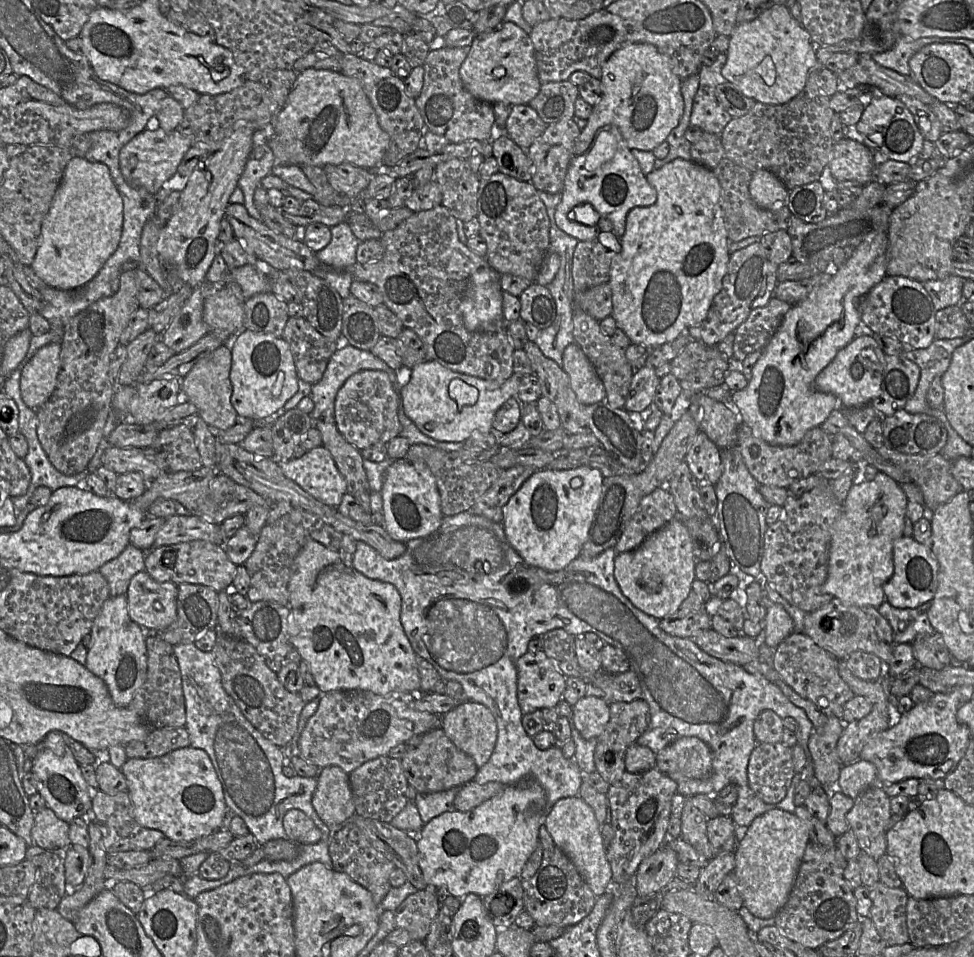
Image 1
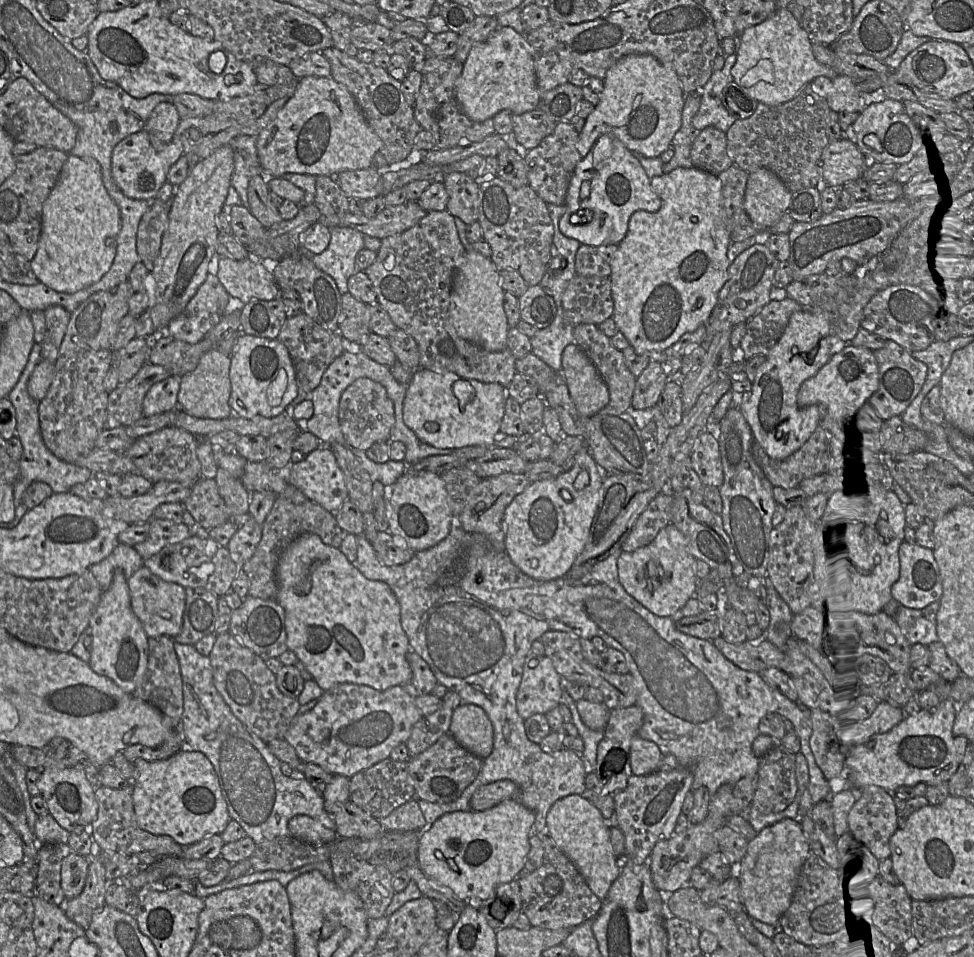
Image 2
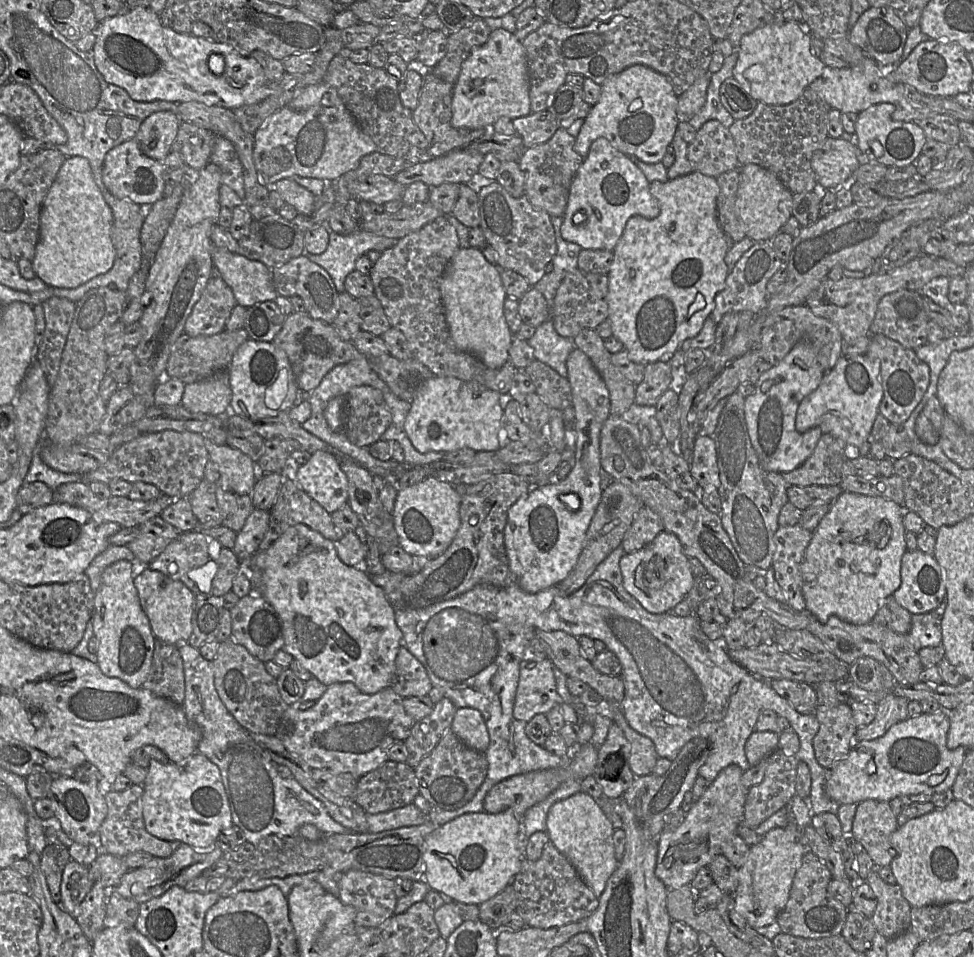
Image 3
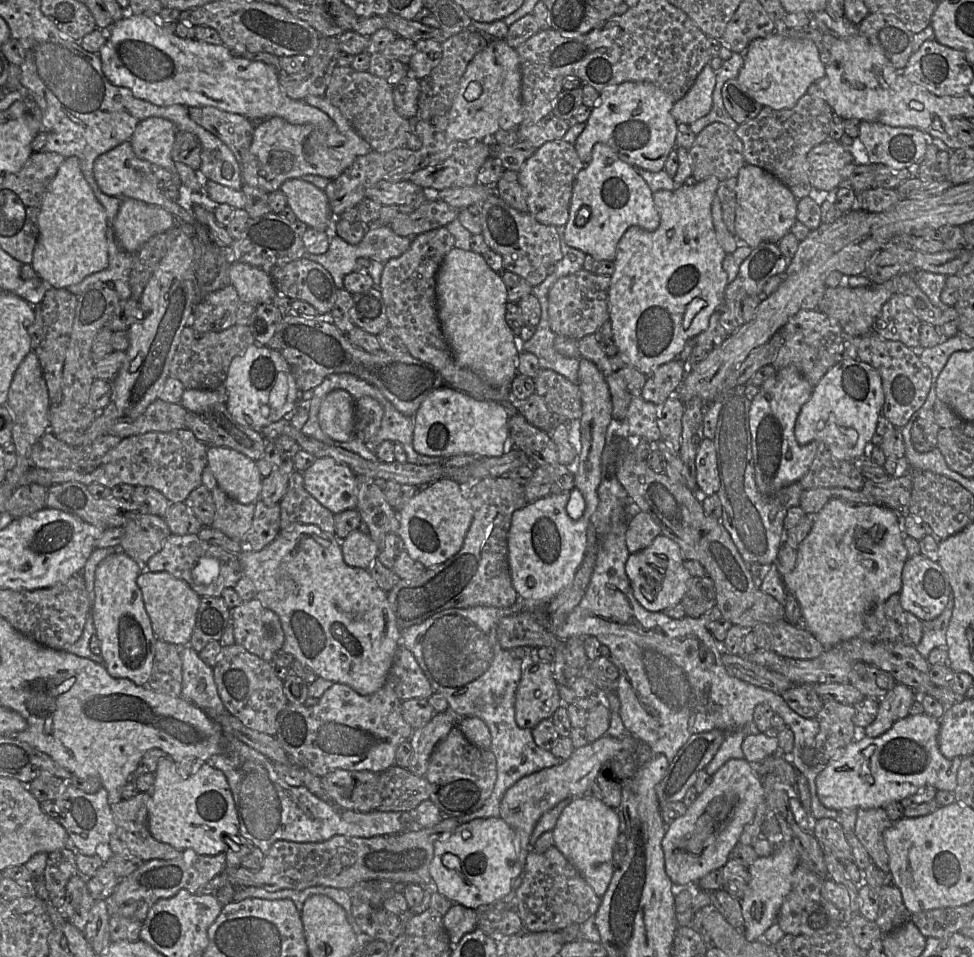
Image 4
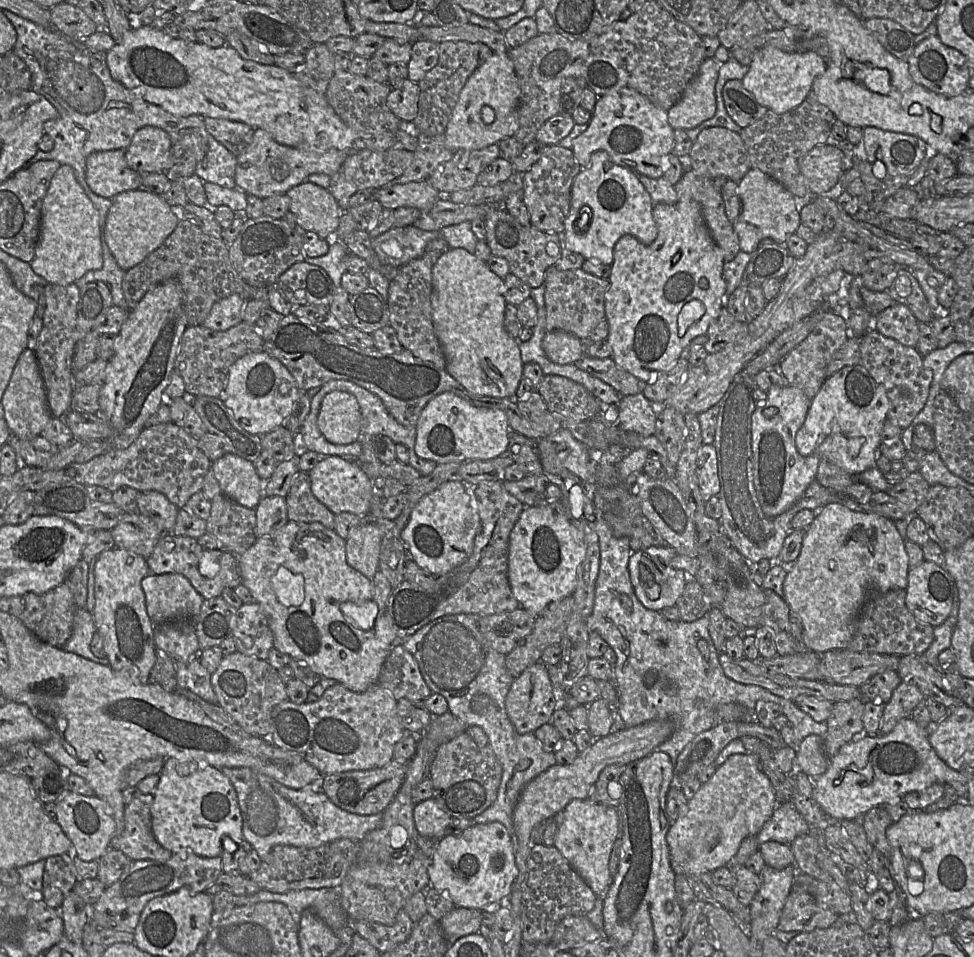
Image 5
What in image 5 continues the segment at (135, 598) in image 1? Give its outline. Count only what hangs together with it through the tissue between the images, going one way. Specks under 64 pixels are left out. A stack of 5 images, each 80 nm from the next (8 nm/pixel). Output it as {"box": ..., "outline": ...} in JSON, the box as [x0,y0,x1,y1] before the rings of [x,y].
{"box":[141,573,204,625],"outline":[[[150,573],[141,581],[148,616],[154,625],[174,621],[193,621],[204,598],[181,574]]]}

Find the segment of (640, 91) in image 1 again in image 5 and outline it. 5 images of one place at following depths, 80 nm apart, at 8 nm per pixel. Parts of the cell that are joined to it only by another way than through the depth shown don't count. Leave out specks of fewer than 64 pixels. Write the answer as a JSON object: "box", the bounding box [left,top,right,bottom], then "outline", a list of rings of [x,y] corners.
{"box":[572,87,675,178],"outline":[[[624,87],[607,95],[598,96],[594,110],[591,112],[587,129],[573,140],[572,151],[577,163],[583,168],[590,166],[591,155],[597,150],[606,151],[613,162],[633,173],[641,173],[650,178],[664,175],[668,166],[669,154],[675,144],[674,129],[668,122],[668,111],[655,106],[647,97],[638,91]]]}

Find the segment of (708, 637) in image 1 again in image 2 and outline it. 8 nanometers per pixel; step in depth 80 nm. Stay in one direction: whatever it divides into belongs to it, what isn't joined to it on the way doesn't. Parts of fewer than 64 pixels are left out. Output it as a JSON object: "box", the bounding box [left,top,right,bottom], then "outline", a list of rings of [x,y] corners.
{"box":[712,636,786,673],"outline":[[[720,636],[712,643],[736,666],[752,672],[759,673],[771,667],[781,670],[781,665],[786,658],[784,651],[778,649],[767,639],[732,644]]]}

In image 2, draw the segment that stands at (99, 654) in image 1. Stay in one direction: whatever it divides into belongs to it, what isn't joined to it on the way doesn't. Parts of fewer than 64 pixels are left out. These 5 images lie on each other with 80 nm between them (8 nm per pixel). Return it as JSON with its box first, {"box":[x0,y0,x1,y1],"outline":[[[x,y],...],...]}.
{"box":[88,569,148,694],"outline":[[[122,569],[114,571],[109,589],[102,592],[89,627],[93,639],[88,663],[90,668],[98,675],[112,680],[123,692],[132,694],[148,665],[148,636],[131,608],[128,580]]]}

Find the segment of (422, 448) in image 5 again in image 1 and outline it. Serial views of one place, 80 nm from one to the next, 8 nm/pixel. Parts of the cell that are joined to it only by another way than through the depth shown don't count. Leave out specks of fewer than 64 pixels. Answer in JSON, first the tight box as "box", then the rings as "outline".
{"box":[400,361,522,442],"outline":[[[424,361],[411,368],[409,382],[400,389],[401,406],[423,434],[442,442],[464,442],[473,432],[491,432],[496,412],[517,392],[522,376],[514,373],[504,381],[485,380],[455,372],[437,361]]]}

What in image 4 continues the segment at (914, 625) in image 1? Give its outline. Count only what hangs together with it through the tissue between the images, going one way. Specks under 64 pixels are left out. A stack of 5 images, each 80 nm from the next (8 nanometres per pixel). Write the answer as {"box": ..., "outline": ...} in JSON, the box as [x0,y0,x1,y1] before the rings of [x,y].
{"box":[915,590,954,660],"outline":[[[951,590],[944,611],[933,620],[922,621],[923,635],[915,648],[924,659],[927,660],[929,653],[934,648],[946,647],[946,632],[952,616],[953,607],[954,596]]]}

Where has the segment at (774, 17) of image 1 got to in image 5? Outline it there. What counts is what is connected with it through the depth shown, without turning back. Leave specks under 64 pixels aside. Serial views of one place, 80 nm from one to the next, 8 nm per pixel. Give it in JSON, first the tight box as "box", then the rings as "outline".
{"box":[741,46,826,114],"outline":[[[768,46],[758,50],[741,80],[757,102],[778,114],[786,113],[800,105],[808,96],[813,81],[826,70],[825,61],[813,51],[784,52]]]}

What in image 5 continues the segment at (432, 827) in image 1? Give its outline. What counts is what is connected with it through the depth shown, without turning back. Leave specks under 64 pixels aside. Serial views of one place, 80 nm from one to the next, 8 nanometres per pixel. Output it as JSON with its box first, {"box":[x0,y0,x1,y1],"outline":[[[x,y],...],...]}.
{"box":[428,822,519,909],"outline":[[[499,822],[475,824],[459,835],[448,834],[435,842],[428,866],[430,888],[436,889],[455,906],[493,909],[504,905],[519,875],[511,834]]]}

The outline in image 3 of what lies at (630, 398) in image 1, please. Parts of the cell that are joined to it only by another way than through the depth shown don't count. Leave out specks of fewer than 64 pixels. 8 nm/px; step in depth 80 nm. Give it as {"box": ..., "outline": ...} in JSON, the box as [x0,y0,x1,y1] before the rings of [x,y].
{"box":[634,361,672,406],"outline":[[[667,361],[648,363],[644,378],[636,386],[634,402],[642,406],[656,406],[659,398],[670,387],[672,367]]]}

